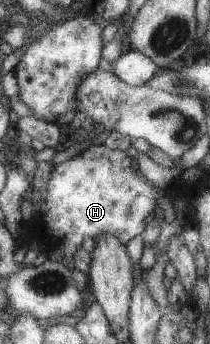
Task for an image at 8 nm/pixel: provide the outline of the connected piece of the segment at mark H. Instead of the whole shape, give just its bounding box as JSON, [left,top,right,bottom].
[23,143,157,270]

